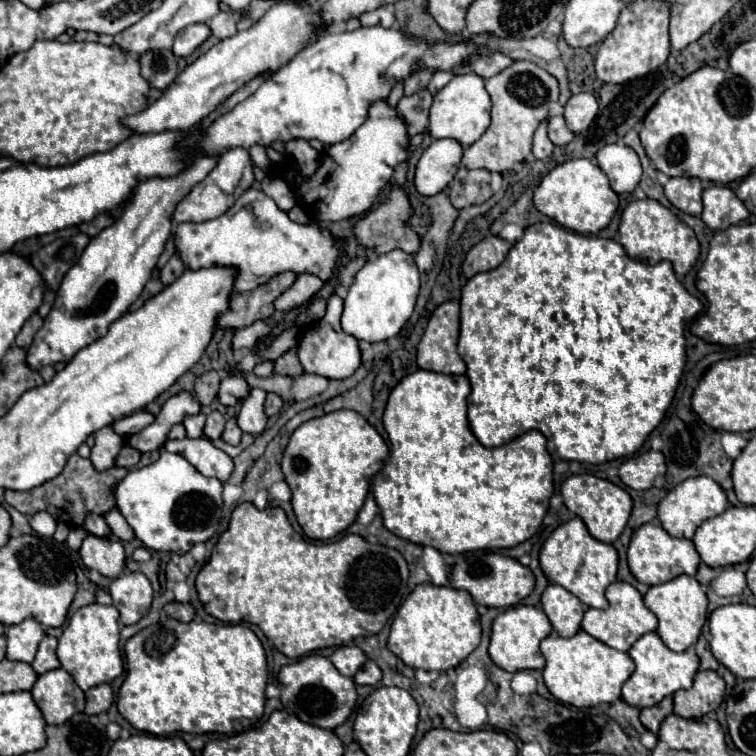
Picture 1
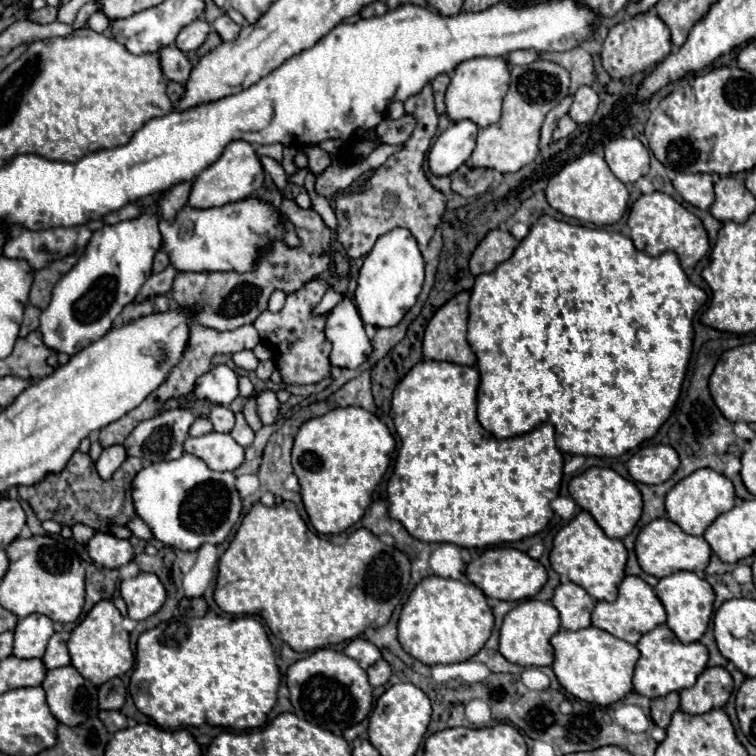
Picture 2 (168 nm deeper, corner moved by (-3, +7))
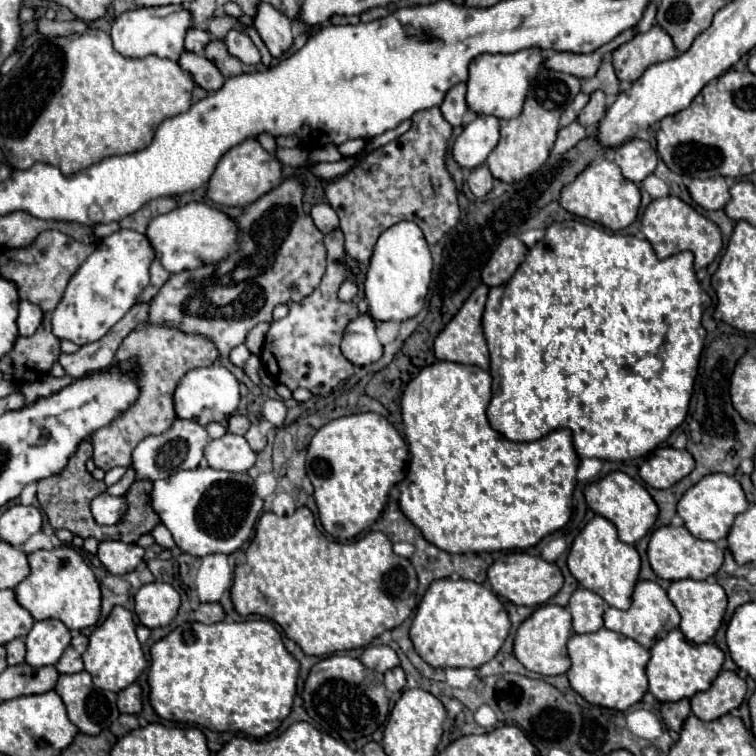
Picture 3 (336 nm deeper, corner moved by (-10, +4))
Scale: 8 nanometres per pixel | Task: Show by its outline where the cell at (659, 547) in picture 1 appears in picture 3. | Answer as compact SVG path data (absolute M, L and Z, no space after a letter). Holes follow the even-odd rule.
M685 526L657 528L649 540L647 554L649 554L649 562L651 562L653 572L665 580L683 580L683 578L705 580L707 576L715 574L723 564L723 550L715 542L695 538Z

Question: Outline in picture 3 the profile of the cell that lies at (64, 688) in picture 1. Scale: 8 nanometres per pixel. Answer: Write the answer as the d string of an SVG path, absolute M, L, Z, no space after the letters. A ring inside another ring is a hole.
M89 672L59 676L55 692L63 698L69 720L83 734L99 734L119 718L117 694L95 688Z

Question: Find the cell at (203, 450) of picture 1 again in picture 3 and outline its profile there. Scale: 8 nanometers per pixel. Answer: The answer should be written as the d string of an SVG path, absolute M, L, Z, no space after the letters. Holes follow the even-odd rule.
M227 432L223 438L207 444L205 462L215 470L247 472L255 464L255 452L249 448L243 436Z

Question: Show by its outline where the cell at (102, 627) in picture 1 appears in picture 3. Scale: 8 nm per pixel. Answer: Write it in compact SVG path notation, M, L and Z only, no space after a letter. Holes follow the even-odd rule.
M115 606L111 610L111 614L107 616L107 620L91 634L89 646L83 654L83 662L85 662L85 670L91 672L97 688L107 688L111 692L121 692L123 688L127 688L129 684L133 684L137 680L137 676L147 666L147 660L143 656L141 644L139 644L137 634L135 634L133 614L127 608Z

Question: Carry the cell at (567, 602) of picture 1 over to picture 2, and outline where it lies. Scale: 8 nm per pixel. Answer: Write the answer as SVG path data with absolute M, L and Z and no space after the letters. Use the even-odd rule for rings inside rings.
M564 581L556 587L554 597L550 601L558 613L562 627L568 631L578 631L590 625L590 613L596 605L596 601L576 583Z

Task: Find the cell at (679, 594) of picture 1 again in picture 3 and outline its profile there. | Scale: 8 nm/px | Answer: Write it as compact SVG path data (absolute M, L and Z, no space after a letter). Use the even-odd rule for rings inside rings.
M677 580L677 582L671 582L667 594L669 594L669 600L675 604L675 608L681 614L679 628L685 634L685 638L693 644L709 642L715 636L715 632L719 630L719 626L723 622L723 616L725 616L725 608L727 608L725 590L717 582Z

